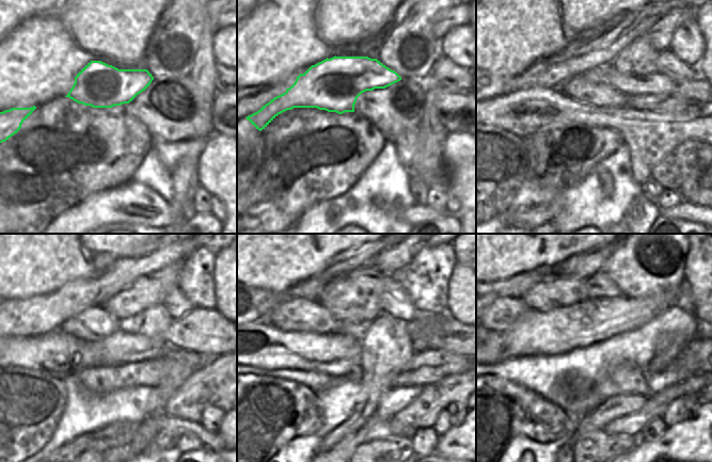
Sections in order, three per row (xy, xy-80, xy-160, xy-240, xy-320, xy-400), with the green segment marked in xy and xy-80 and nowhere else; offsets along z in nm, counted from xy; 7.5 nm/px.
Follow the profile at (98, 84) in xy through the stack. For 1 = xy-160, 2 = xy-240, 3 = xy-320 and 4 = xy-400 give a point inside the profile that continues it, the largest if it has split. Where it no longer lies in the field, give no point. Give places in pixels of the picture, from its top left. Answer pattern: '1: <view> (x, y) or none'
1: xy-160 (632, 85)
2: xy-240 (204, 331)
3: xy-320 (429, 330)
4: none

